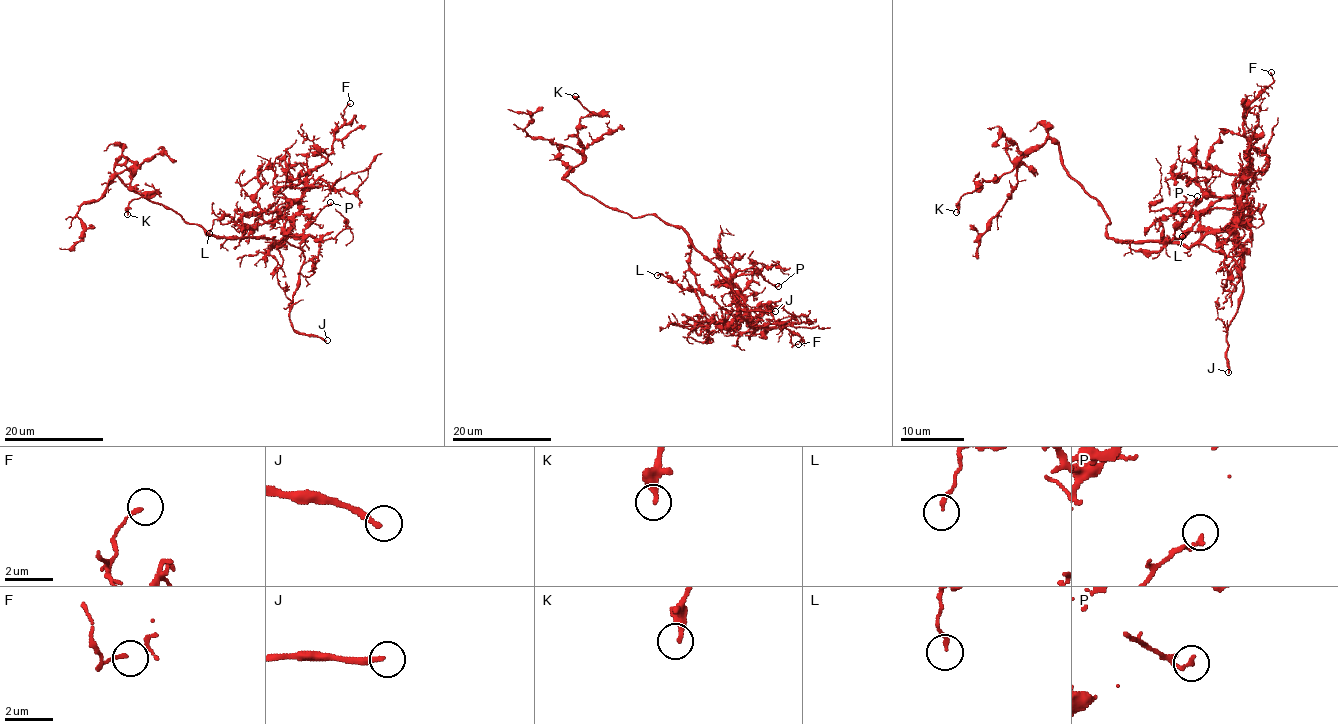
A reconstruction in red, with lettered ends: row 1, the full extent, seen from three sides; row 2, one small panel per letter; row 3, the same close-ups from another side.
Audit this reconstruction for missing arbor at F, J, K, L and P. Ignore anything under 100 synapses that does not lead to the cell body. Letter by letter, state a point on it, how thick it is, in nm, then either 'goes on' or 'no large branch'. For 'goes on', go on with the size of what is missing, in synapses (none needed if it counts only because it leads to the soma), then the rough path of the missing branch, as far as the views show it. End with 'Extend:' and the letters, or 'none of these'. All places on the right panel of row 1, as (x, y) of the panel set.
F: place (1271, 72); calibre 140 nm; no large branch
J: place (1228, 372); calibre 220 nm; goes on
K: place (956, 212); calibre 300 nm; no large branch
L: place (1182, 236); calibre 160 nm; no large branch
P: place (1197, 196); calibre 180 nm; no large branch
Extend: J

